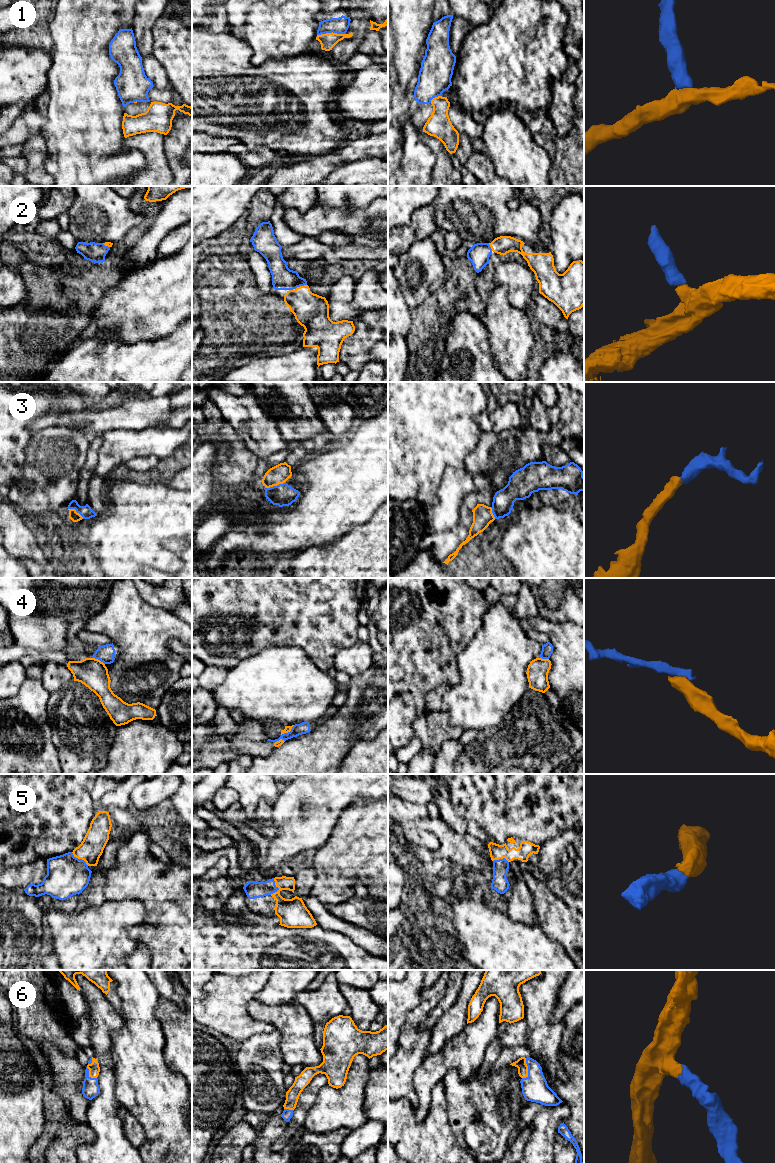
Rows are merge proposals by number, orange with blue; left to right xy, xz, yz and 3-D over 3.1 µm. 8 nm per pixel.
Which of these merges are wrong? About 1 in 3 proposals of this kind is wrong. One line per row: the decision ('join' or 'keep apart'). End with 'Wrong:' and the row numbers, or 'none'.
1: keep apart
2: join
3: join
4: keep apart
5: join
6: join
Wrong: 1, 4

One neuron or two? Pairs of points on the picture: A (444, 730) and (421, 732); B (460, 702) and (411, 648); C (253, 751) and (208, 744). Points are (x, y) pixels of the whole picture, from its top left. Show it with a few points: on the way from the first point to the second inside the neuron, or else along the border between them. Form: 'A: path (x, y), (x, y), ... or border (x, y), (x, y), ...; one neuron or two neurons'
A: border (424, 716), (430, 750), (434, 754); two neurons
B: border (457, 664), (460, 679), (449, 687); two neurons
C: path (242, 746), (219, 746); one neuron

